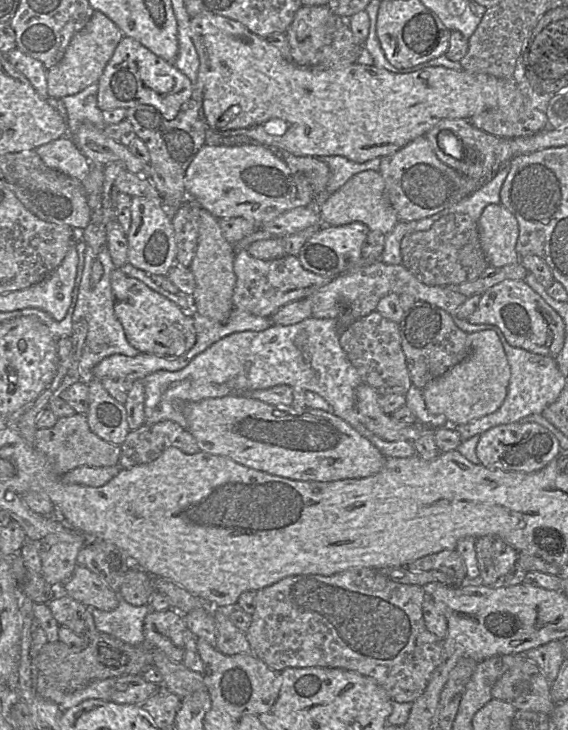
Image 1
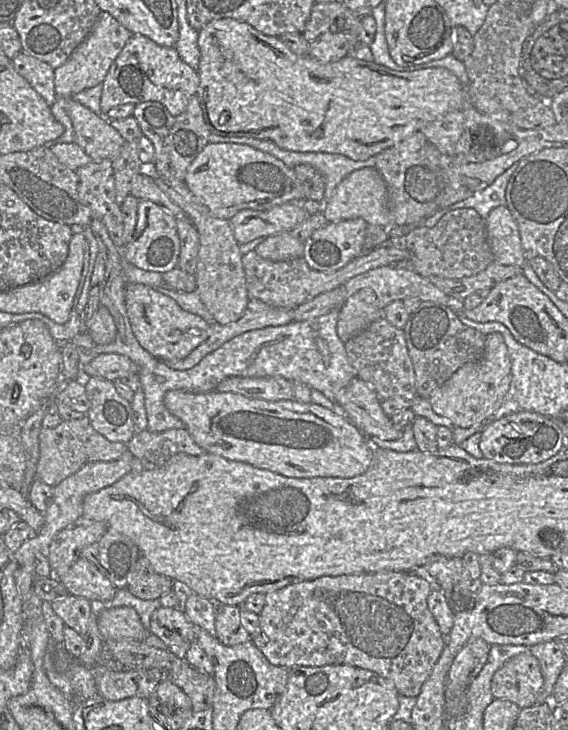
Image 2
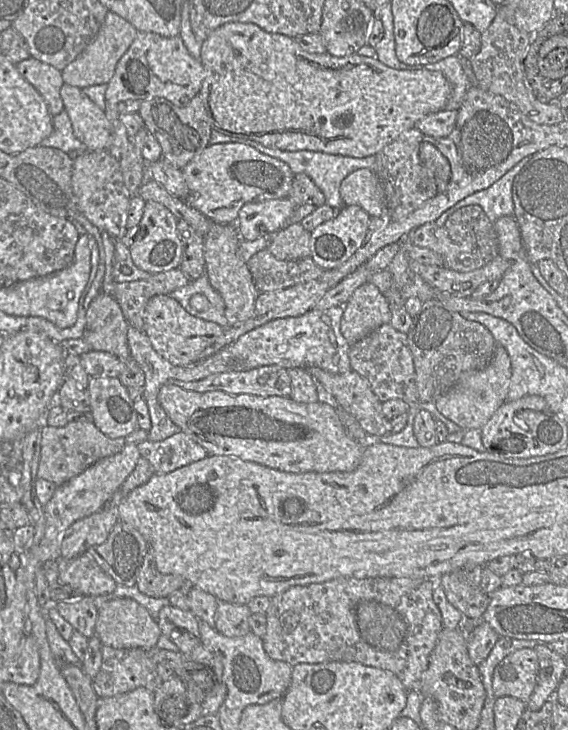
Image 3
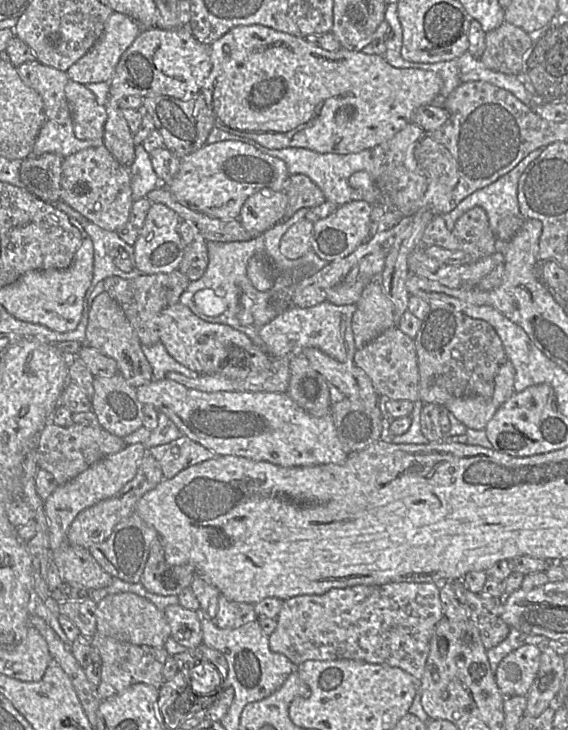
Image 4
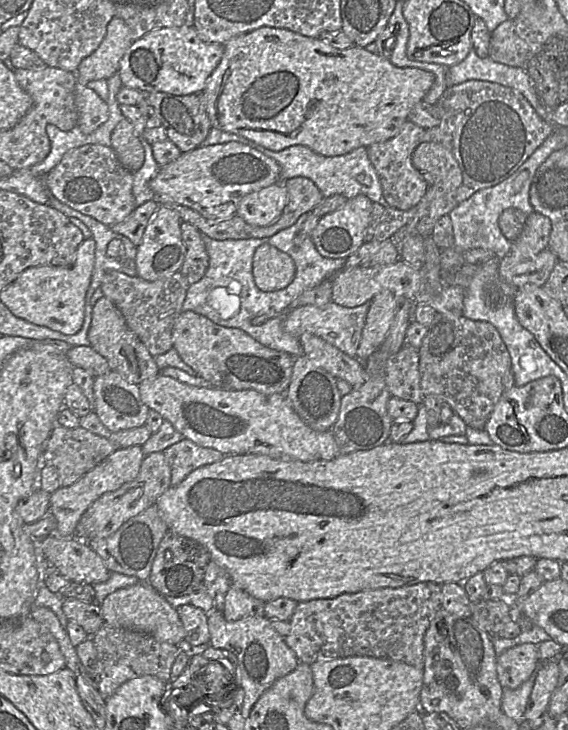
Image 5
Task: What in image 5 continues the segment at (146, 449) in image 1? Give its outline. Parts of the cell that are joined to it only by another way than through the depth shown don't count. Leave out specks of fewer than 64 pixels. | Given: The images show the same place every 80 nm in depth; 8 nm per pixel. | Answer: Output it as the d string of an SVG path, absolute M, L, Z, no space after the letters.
M186 438L162 452L171 468L171 486L178 485L193 470L215 463L224 457L221 452L201 447Z

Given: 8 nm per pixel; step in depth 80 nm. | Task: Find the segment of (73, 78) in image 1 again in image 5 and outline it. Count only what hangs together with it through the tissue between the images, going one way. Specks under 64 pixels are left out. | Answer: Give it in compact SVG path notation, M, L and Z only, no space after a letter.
M113 17L98 48L79 64L75 72L77 81L86 85L91 81L110 78L118 71L122 57L134 41L124 20Z

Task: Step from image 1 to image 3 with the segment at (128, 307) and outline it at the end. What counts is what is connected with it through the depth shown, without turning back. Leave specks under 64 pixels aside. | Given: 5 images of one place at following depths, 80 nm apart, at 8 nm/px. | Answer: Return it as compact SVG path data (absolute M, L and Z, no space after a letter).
M170 295L152 297L145 308L143 332L149 338L153 349L175 366L191 366L200 360L202 351L213 344L223 333L220 325L195 317Z

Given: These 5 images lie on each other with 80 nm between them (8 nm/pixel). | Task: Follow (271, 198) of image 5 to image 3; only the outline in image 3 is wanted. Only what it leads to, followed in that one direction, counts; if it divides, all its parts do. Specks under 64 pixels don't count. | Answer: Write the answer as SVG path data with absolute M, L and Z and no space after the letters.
M289 197L245 204L236 220L241 239L253 241L264 234L278 232L287 226L295 209Z

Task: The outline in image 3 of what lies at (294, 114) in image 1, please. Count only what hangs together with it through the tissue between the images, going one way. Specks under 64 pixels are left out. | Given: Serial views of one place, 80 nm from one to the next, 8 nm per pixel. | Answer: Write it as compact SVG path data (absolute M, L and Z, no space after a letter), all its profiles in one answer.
M228 22L216 28L202 41L199 60L204 68L204 79L198 95L204 104L210 124L218 129L239 134L232 137L249 138L266 147L285 151L309 150L354 158L376 155L400 134L415 127L423 117L443 110L447 106L452 92L449 81L439 71L393 69L380 62L376 57L366 57L358 53L343 57L333 56L327 52L310 53L302 49L294 38L266 32L253 23Z

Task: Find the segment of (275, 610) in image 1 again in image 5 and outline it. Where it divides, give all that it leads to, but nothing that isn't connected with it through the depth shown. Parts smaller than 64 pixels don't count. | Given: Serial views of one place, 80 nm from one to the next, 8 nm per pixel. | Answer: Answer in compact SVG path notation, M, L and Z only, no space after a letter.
M420 582L298 602L288 621L290 631L284 640L298 661L309 665L321 660L369 656L424 669L424 637L442 607L441 585Z

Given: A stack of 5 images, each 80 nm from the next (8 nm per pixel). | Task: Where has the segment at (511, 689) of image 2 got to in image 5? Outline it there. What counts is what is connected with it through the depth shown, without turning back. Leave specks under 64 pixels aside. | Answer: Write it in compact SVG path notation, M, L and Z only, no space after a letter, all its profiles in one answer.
M524 643L502 652L497 658L497 677L503 688L516 689L530 678L540 663L539 647Z

